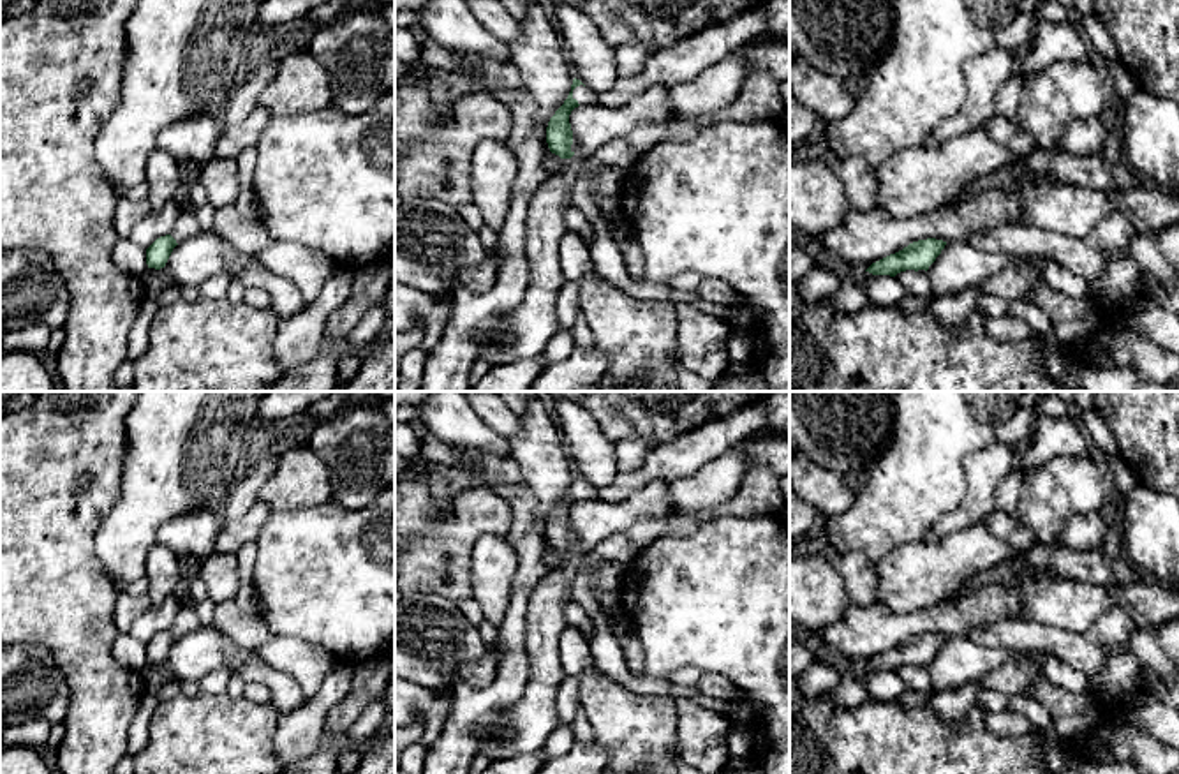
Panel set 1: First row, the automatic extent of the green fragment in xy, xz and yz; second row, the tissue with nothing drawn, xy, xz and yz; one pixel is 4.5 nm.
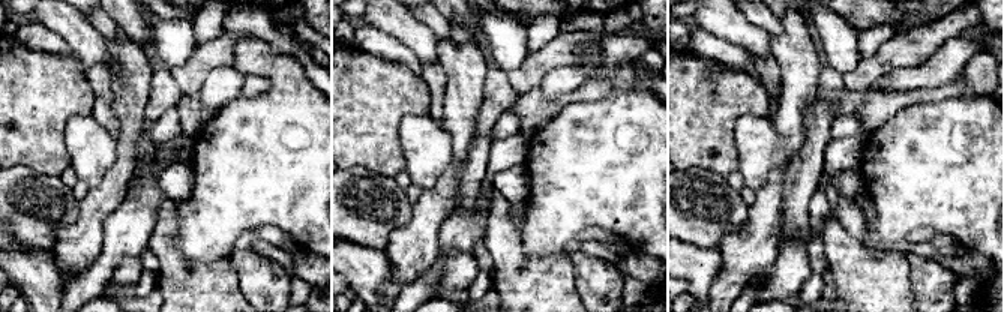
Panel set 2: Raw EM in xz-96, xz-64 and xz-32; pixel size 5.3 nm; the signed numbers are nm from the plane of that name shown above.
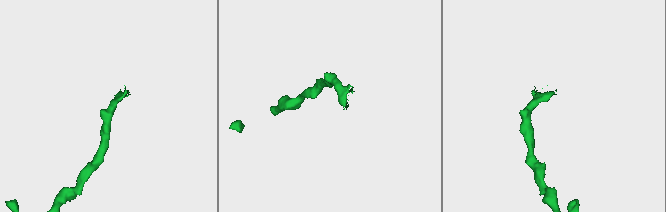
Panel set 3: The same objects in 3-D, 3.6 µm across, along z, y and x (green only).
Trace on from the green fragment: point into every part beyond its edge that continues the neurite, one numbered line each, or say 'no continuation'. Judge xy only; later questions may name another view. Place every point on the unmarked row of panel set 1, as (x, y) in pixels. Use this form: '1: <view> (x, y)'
1: xy (187, 619)

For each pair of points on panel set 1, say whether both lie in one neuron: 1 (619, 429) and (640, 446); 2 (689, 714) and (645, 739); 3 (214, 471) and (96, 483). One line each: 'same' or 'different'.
1: different
2: different
3: different

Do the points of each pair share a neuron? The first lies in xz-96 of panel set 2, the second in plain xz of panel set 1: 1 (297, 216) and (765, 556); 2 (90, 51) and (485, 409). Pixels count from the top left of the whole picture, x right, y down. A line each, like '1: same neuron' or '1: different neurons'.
1: same neuron
2: different neurons

